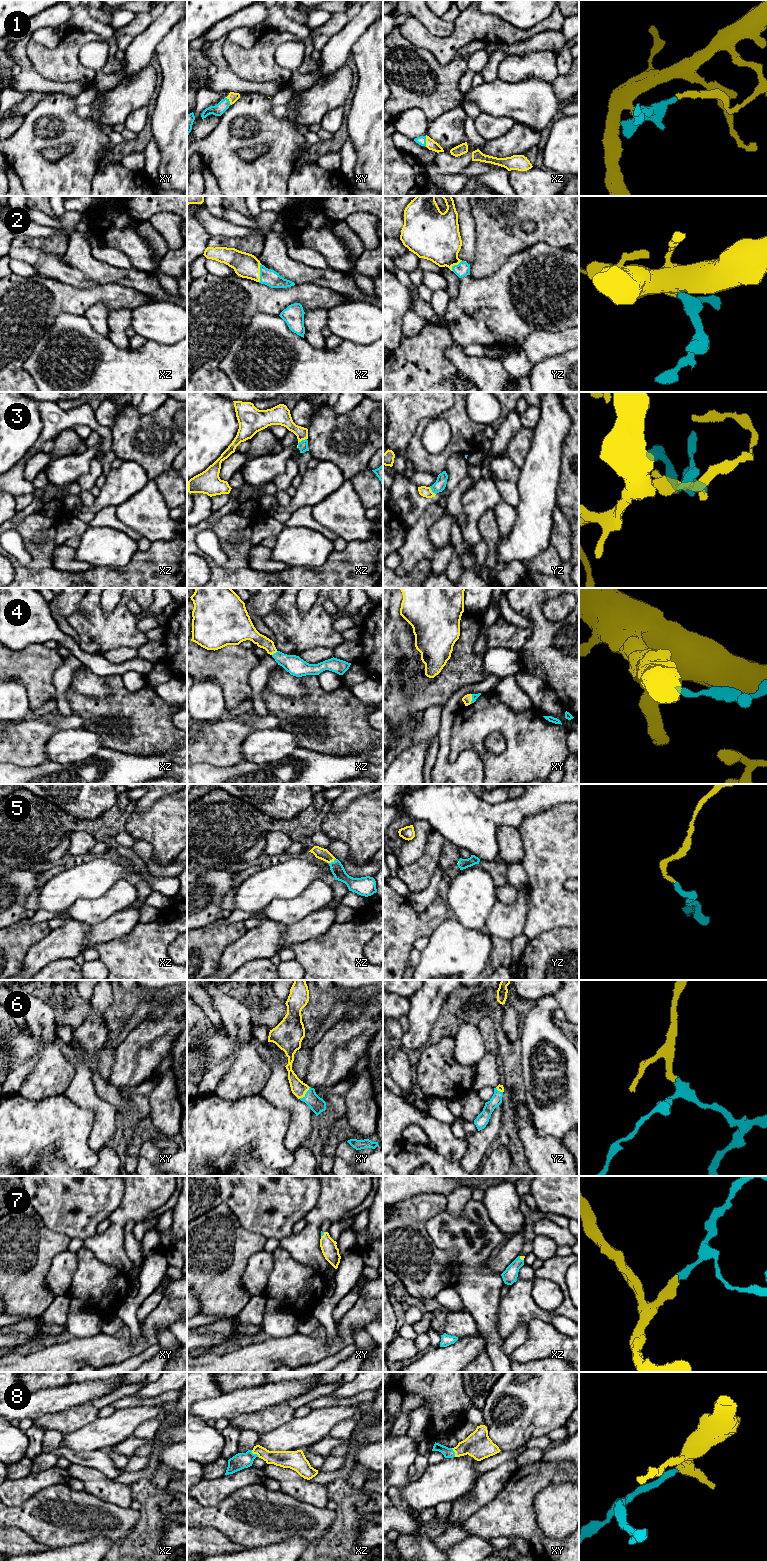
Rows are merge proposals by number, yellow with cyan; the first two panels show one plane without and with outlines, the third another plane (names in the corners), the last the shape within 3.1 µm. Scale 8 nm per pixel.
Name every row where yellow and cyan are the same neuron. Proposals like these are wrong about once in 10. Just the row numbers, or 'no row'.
1, 2, 3, 4, 5, 6, 7, 8

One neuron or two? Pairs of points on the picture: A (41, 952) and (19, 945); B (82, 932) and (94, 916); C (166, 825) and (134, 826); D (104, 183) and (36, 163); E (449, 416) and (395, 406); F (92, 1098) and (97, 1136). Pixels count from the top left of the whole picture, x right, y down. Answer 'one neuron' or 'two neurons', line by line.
A: two neurons
B: two neurons
C: one neuron
D: two neurons
E: two neurons
F: one neuron

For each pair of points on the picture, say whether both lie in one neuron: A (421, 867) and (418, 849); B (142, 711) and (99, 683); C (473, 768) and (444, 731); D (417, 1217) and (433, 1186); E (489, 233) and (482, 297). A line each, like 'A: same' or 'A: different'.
A: different
B: different
C: same
D: different
E: different

